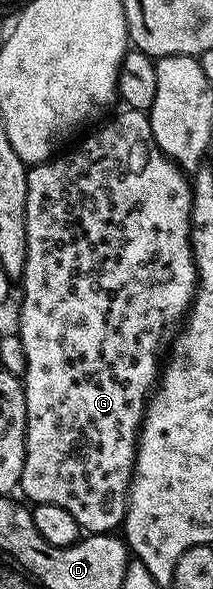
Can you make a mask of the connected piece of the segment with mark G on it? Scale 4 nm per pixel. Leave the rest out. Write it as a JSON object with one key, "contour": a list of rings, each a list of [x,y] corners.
{"contour":[[[125,108],[123,112],[113,121],[105,120],[105,125],[93,137],[86,138],[77,149],[69,148],[51,161],[31,166],[26,183],[26,267],[22,278],[24,298],[20,301],[18,326],[22,348],[26,351],[22,374],[26,395],[26,451],[18,489],[25,493],[23,496],[29,502],[38,505],[54,503],[64,508],[69,515],[74,515],[81,530],[88,535],[112,533],[123,526],[128,506],[128,484],[132,481],[132,468],[136,462],[136,439],[140,436],[144,409],[158,380],[156,356],[165,352],[170,334],[183,322],[197,287],[196,264],[192,258],[192,186],[189,178],[159,149],[151,131],[149,114],[130,108]]]}

